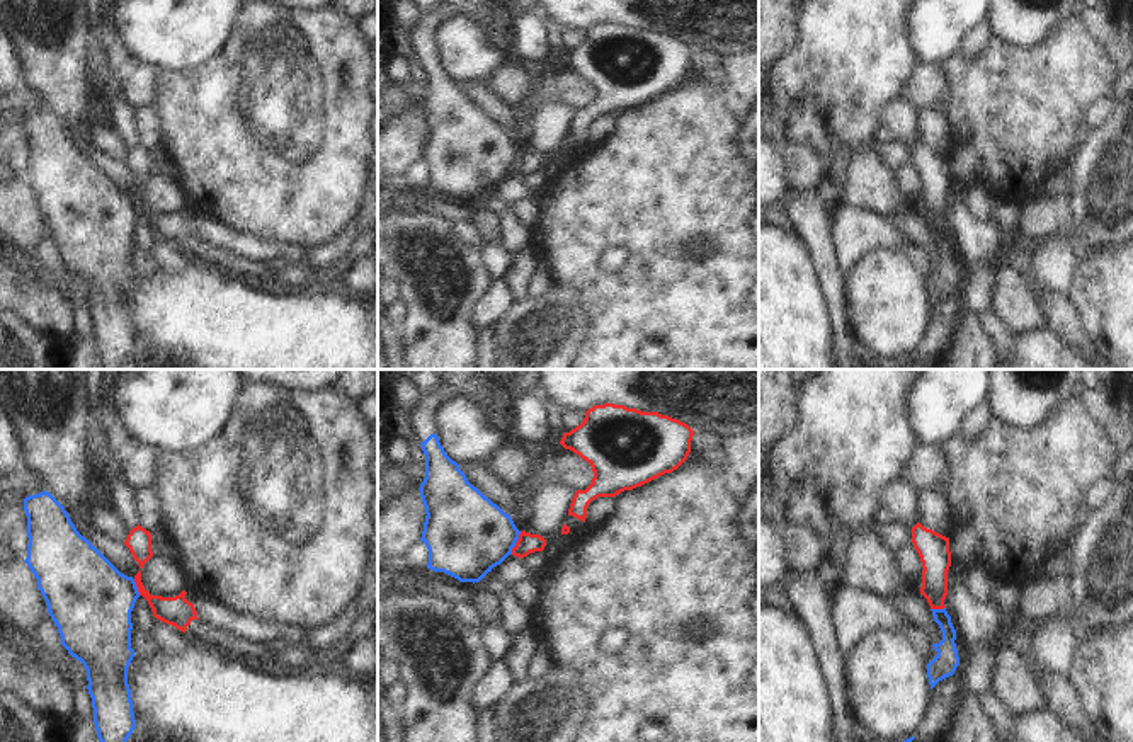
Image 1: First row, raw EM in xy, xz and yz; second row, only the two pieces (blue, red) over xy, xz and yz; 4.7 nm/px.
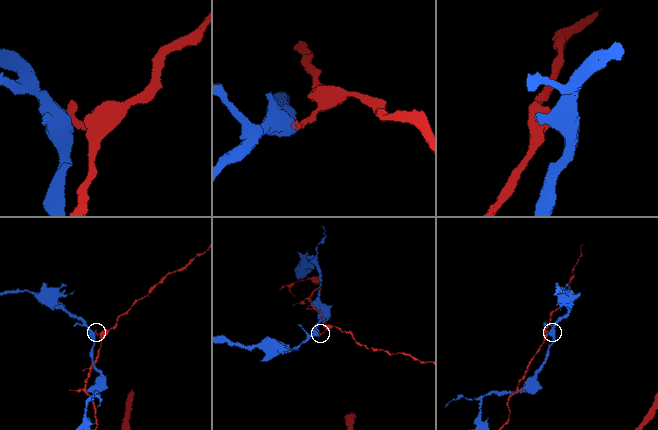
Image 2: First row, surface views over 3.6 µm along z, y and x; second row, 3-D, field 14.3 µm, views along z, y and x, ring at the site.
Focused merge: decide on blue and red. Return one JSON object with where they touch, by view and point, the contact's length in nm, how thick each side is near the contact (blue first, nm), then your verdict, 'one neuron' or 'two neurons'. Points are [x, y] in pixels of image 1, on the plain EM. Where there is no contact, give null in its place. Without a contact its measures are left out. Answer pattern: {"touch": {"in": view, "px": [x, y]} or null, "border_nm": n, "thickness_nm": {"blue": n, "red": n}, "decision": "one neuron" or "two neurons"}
{"touch": {"in": "xz", "px": [516, 160]}, "border_nm": 120, "thickness_nm": {"blue": 400, "red": 100}, "decision": "two neurons"}

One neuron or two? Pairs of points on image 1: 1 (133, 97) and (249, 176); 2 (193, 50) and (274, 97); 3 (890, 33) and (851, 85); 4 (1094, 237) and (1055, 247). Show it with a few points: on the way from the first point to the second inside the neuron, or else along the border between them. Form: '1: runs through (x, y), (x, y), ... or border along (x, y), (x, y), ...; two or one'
1: border along (160, 70), (148, 106); two
2: border along (232, 26), (227, 41), (210, 60), (170, 70); two
3: runs through (876, 46), (851, 72); one
4: border along (1067, 234), (1081, 259); two

